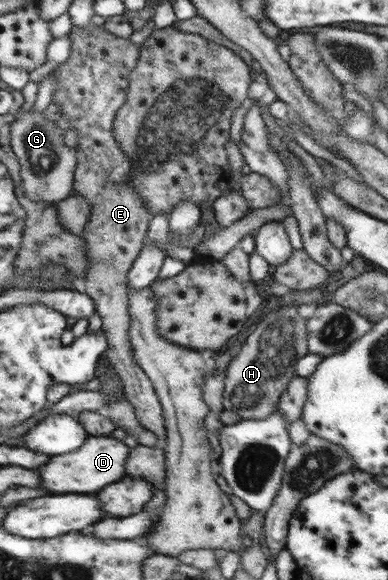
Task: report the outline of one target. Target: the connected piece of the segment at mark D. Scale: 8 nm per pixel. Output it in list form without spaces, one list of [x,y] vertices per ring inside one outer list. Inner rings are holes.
[[[89,436],[87,444],[77,452],[55,456],[51,464],[38,469],[43,475],[43,484],[40,488],[47,489],[47,492],[55,495],[99,493],[102,488],[119,482],[127,476],[126,464],[132,449],[125,442],[112,436]]]

